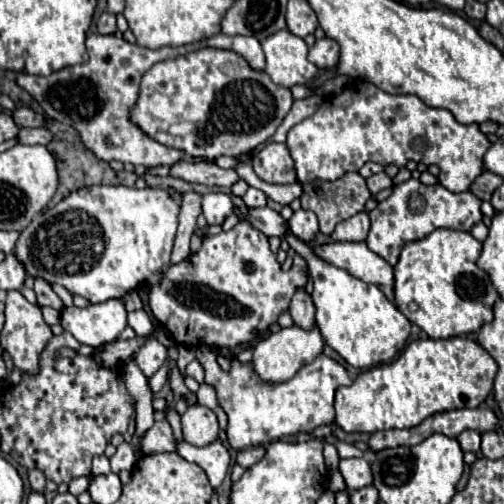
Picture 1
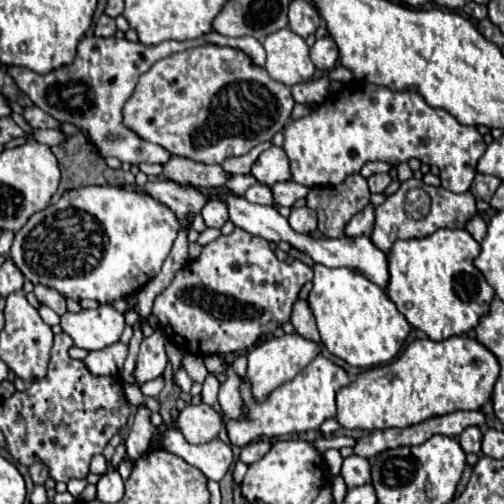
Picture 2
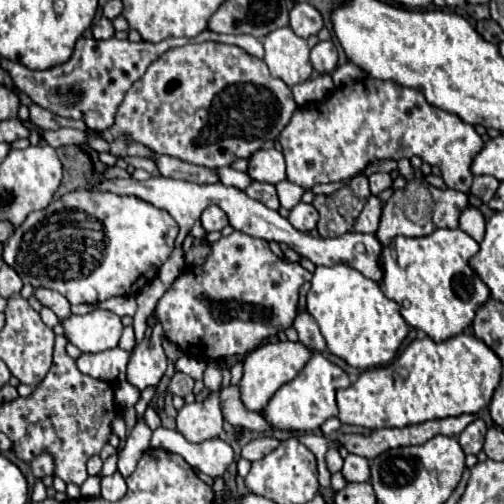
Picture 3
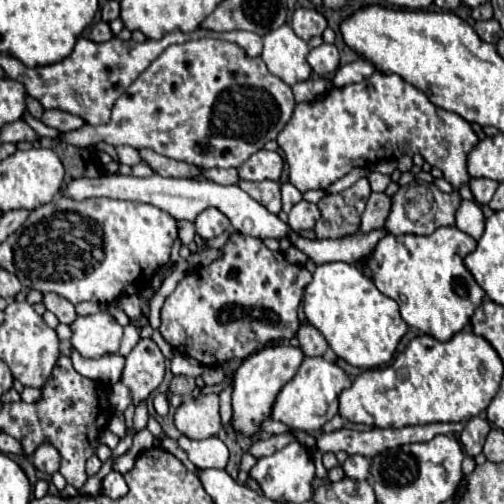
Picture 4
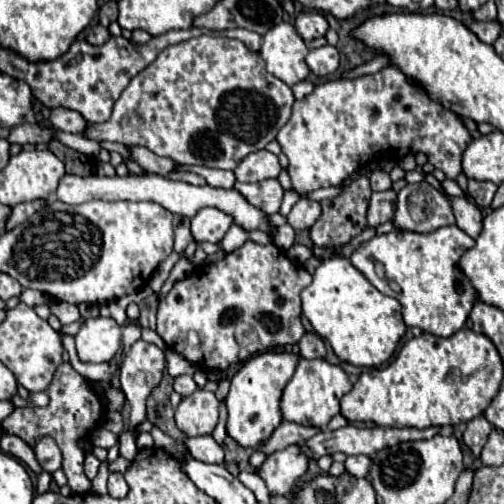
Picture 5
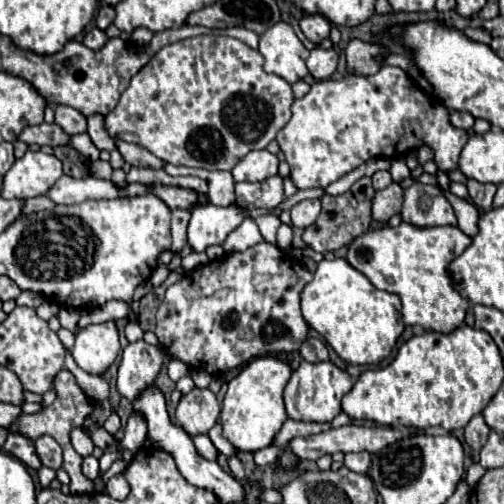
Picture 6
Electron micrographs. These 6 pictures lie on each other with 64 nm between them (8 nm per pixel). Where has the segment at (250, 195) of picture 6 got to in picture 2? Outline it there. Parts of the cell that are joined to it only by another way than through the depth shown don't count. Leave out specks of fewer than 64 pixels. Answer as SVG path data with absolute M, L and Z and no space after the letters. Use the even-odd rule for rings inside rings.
M256 182L254 186L248 188L248 192L246 192L244 196L246 196L246 200L256 202L256 204L276 206L276 202L274 202L274 194L272 194L272 190L270 190L266 184L258 184L258 182Z

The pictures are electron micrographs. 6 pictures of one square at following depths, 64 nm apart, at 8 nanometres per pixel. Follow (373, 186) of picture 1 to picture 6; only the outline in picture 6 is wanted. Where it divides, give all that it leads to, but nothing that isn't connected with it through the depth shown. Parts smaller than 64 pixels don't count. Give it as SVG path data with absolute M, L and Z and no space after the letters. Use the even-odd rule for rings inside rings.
M376 172L376 174L372 176L374 190L384 190L384 188L388 188L392 182L394 182L394 180L392 180L390 172Z

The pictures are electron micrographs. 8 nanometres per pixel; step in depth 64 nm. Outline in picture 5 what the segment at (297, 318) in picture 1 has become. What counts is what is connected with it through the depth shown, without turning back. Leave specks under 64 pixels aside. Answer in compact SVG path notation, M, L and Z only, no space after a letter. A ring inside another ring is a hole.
M306 332L306 334L302 336L302 340L298 342L298 346L300 346L302 358L312 360L312 358L324 358L324 356L326 356L326 346L324 346L322 338L316 336L316 334Z

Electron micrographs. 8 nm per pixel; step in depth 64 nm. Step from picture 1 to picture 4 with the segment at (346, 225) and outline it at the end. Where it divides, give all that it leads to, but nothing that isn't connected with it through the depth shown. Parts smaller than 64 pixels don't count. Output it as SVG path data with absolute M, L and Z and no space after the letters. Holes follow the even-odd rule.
M372 192L368 202L366 202L366 210L362 214L362 226L360 226L362 232L370 232L370 230L376 230L376 228L382 228L386 224L390 208L392 208L392 198L388 194Z

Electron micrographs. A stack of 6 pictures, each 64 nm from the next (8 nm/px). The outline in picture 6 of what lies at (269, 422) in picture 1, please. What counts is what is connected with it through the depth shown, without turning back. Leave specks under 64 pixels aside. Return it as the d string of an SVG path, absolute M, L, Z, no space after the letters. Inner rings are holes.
M302 360L284 390L288 418L304 420L304 422L330 422L340 414L342 396L348 394L350 388L352 388L352 382L350 382L348 374L342 372L338 366L334 366L332 362L310 364L310 362Z

